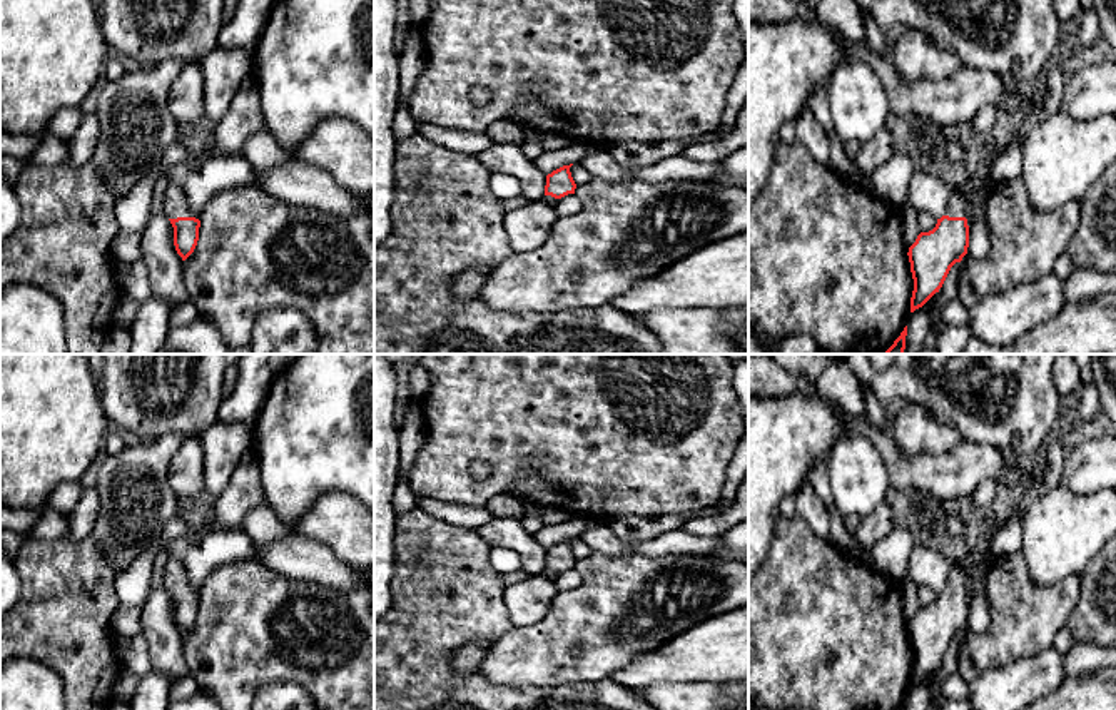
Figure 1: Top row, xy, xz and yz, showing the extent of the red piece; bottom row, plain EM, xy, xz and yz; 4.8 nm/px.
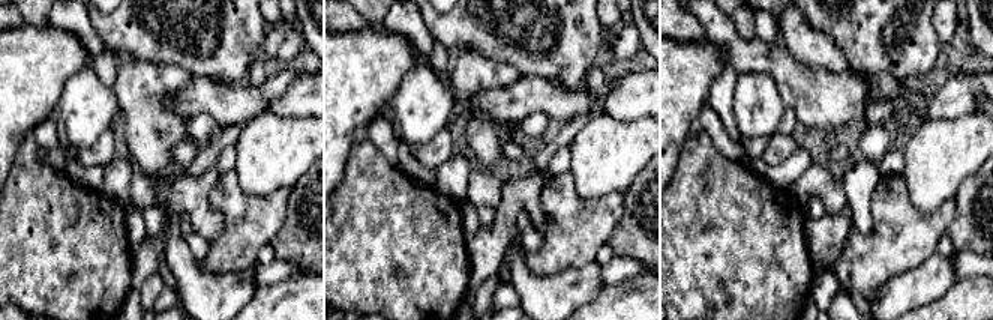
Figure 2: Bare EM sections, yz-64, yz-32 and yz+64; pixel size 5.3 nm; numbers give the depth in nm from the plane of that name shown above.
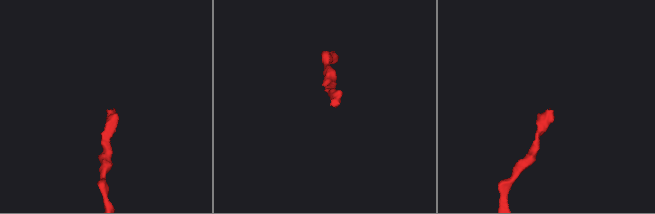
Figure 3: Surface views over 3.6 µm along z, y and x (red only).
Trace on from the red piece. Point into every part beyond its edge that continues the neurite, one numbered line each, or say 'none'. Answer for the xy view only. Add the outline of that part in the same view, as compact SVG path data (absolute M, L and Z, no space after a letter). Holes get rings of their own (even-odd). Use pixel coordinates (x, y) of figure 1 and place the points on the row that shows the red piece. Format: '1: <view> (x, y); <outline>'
1: xy (174, 201); M174 175L165 189L162 204L167 209L169 219L194 217L187 204L182 180Z

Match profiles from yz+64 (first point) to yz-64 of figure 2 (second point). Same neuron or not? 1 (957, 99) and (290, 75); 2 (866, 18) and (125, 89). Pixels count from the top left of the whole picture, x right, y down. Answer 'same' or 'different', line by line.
1: different
2: different

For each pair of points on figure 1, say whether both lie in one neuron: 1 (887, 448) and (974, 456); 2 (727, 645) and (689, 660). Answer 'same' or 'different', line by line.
1: same
2: same

